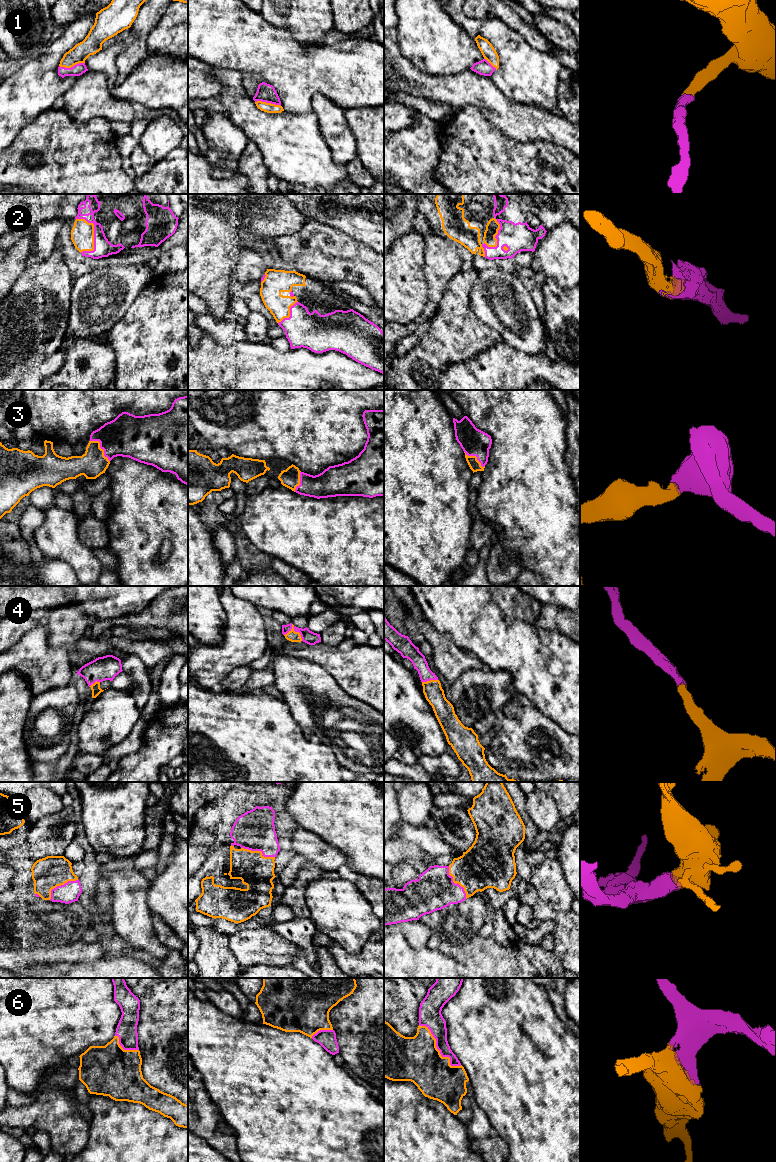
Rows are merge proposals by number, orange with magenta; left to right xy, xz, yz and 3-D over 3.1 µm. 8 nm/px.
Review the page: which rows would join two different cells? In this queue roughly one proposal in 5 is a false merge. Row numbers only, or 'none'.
none

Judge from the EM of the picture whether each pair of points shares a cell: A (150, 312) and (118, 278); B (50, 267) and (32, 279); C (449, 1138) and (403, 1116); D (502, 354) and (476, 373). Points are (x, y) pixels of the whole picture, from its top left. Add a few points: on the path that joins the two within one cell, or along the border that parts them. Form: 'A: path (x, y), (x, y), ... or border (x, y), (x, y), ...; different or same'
A: border (151, 280), (142, 289), (122, 317); different
B: path (46, 271), (36, 279); same
C: path (438, 1138), (425, 1138), (414, 1127); same
D: path (496, 360), (482, 373); same

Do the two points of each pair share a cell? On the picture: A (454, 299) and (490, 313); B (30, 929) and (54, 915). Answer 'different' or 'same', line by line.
A: different
B: same

